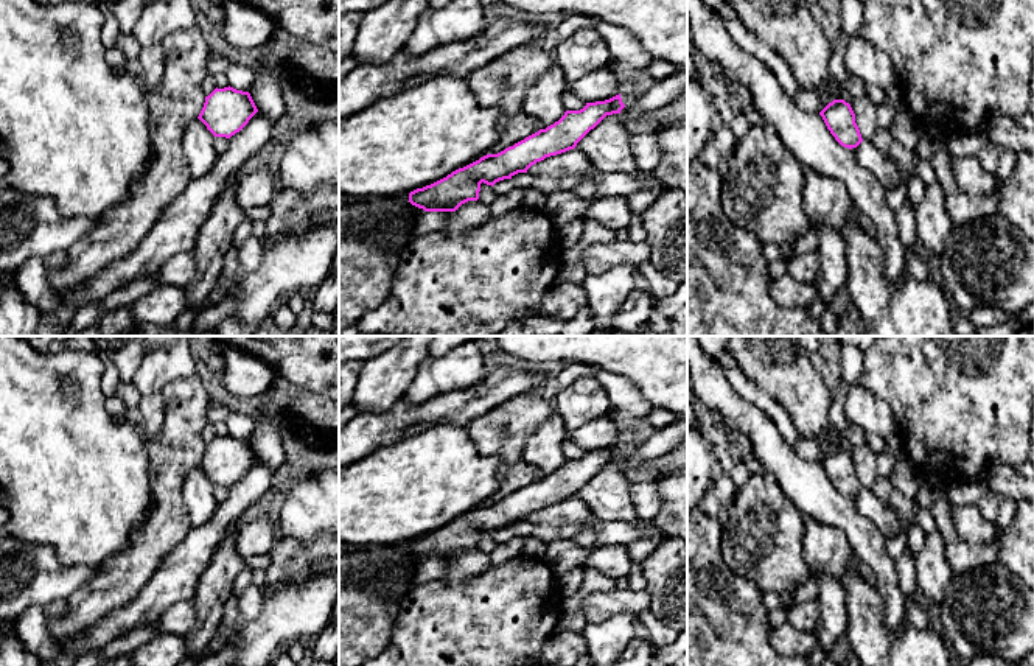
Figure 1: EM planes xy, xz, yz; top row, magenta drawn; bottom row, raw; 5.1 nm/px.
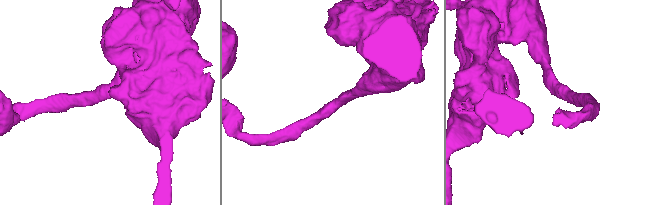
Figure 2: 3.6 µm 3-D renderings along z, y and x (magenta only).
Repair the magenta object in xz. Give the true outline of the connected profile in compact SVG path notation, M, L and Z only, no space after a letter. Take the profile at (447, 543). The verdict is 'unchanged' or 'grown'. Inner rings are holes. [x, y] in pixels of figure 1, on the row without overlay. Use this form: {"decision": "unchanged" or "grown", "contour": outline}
{"decision": "unchanged", "contour": "M620 442L596 451L586 451L580 459L564 464L524 489L498 503L487 503L459 517L446 526L409 542L409 551L424 560L456 560L468 549L477 549L480 532L494 534L512 528L546 506L574 498L606 464L620 462L625 456Z"}

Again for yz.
{"decision": "unchanged", "contour": "M833 448L819 464L835 489L844 496L857 496L863 487L855 471L855 462L844 448Z"}

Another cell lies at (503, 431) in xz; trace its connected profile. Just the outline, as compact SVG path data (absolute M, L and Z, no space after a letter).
M530 391L496 405L466 429L480 456L498 456L513 464L521 461L529 437L555 412L552 400Z

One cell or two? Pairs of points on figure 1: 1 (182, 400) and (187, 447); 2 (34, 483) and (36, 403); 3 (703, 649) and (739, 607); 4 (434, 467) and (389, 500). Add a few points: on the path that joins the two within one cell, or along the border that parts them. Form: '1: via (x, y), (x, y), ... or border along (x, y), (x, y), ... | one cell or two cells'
1: via (184, 411), (184, 436) | one cell
2: via (36, 462), (36, 424) | one cell
3: via (708, 638), (728, 618) | one cell
4: via (423, 478), (415, 486), (400, 492) | one cell

